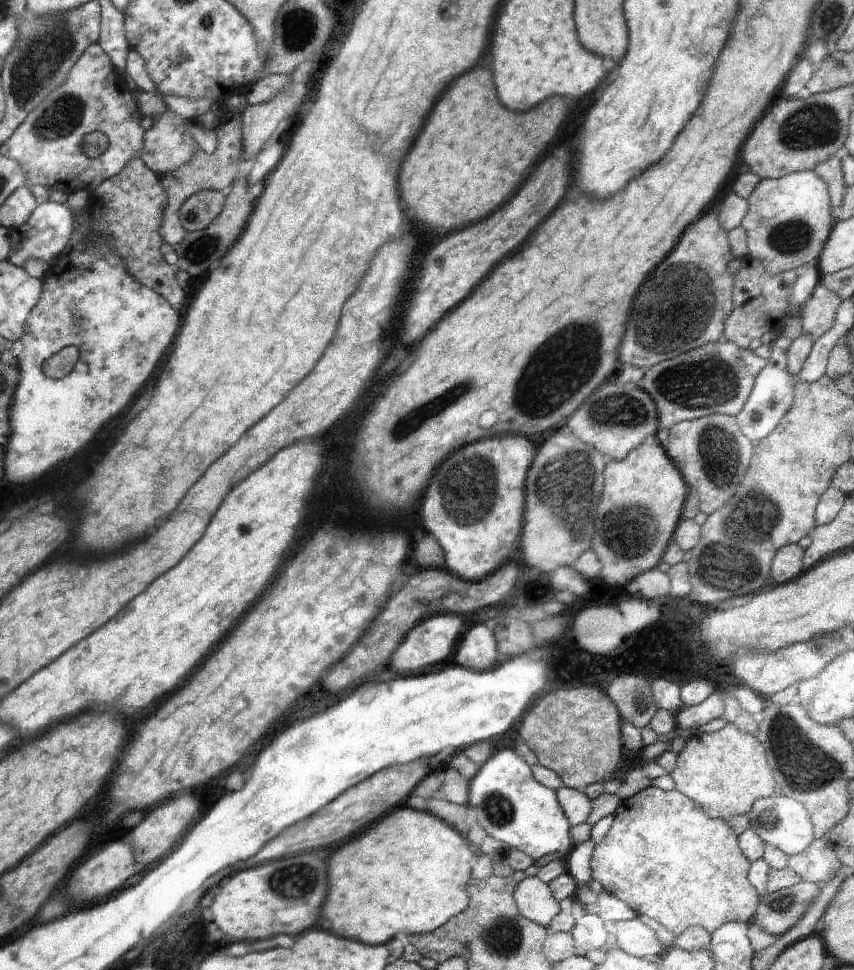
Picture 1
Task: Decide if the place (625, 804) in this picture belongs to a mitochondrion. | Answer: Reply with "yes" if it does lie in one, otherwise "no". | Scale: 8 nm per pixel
no

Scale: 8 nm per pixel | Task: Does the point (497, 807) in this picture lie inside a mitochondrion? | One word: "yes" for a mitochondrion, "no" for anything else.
yes

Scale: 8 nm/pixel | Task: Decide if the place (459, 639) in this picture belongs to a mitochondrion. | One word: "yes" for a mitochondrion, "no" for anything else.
no

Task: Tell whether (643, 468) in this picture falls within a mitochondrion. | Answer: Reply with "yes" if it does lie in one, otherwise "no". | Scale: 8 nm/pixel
no

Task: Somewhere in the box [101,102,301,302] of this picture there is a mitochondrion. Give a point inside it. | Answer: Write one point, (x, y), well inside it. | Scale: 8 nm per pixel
(204, 248)

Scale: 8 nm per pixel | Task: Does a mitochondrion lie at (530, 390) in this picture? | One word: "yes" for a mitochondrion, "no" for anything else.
yes

